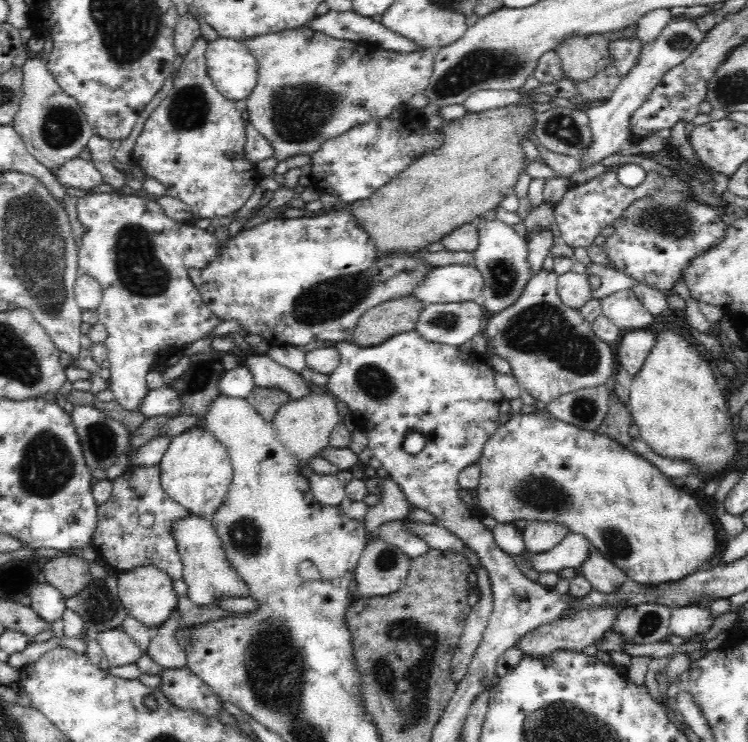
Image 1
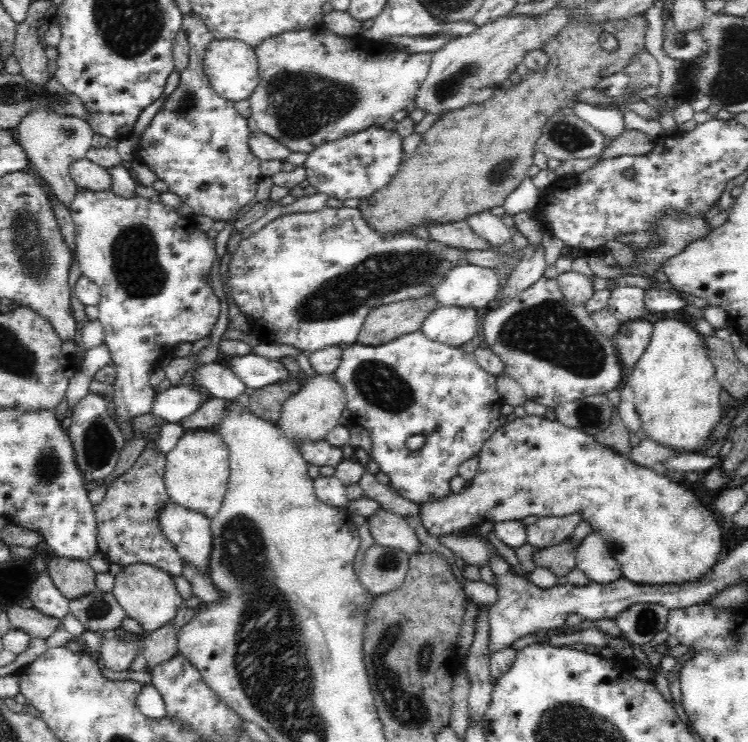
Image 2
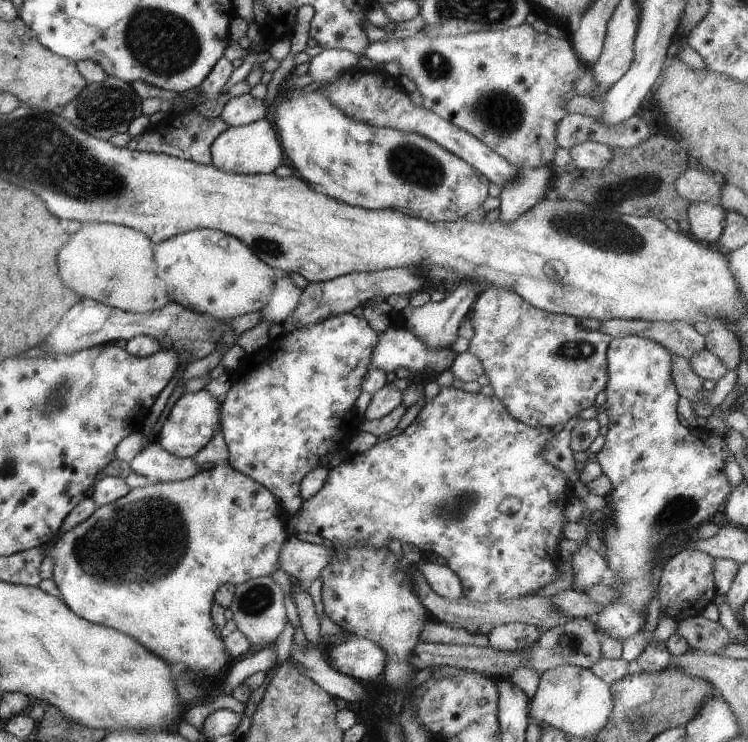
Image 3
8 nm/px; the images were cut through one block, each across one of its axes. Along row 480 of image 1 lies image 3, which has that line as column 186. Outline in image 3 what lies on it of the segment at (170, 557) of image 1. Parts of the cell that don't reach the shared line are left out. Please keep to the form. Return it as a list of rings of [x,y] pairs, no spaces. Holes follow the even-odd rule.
[[[193,108],[185,112],[169,112],[166,115],[164,119],[157,123],[150,123],[149,128],[141,134],[130,137],[125,147],[132,151],[163,153],[184,161],[209,165],[211,143],[229,127],[228,124],[221,117],[205,118],[195,112]]]

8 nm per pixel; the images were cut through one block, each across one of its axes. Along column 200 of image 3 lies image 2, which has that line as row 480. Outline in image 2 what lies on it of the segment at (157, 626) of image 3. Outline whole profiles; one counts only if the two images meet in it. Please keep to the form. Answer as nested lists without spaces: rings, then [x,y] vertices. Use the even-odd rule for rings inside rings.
[[[526,415],[522,418],[517,418],[511,423],[502,425],[490,438],[486,439],[485,445],[479,452],[479,467],[477,468],[474,478],[471,478],[466,486],[457,493],[448,492],[446,496],[442,498],[434,498],[432,502],[422,502],[418,504],[418,515],[421,518],[422,524],[430,536],[436,536],[440,538],[444,535],[458,534],[461,531],[469,529],[470,527],[477,527],[484,522],[504,522],[511,520],[522,520],[526,516],[539,516],[542,517],[561,517],[568,516],[568,514],[574,514],[579,512],[583,518],[589,521],[591,528],[599,530],[603,536],[603,540],[610,549],[610,554],[614,560],[618,561],[621,566],[622,576],[630,582],[634,582],[637,585],[648,586],[664,586],[664,585],[676,585],[687,582],[694,582],[702,577],[705,577],[708,573],[713,572],[713,568],[718,564],[718,554],[722,550],[722,544],[724,539],[722,536],[721,526],[712,517],[712,514],[702,506],[698,497],[694,495],[691,490],[686,489],[677,482],[669,479],[663,471],[654,471],[642,466],[634,465],[632,461],[628,460],[628,457],[618,455],[610,449],[598,444],[593,436],[586,434],[578,429],[570,428],[563,425],[560,421],[552,421],[546,419],[546,417],[538,417],[535,415]]]

